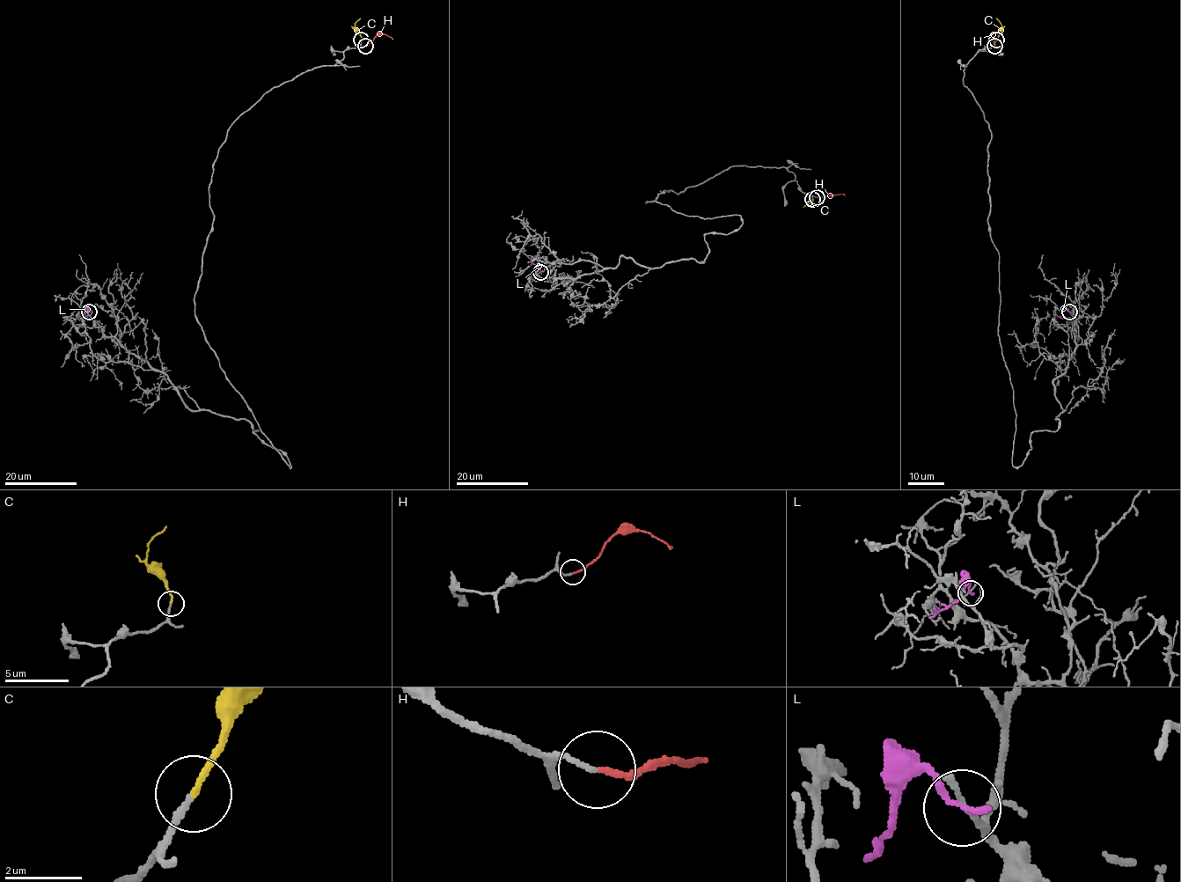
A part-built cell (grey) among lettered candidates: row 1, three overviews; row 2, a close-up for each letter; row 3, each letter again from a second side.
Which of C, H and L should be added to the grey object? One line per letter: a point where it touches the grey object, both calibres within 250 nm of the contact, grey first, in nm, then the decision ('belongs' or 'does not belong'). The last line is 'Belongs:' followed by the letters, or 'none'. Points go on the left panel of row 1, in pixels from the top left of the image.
C: contact (361, 40); calibres 150 and 160 nm; belongs
H: contact (365, 46); calibres 140 and 140 nm; belongs
L: contact (89, 312); calibres 160 and 180 nm; does not belong
Belongs: C, H

